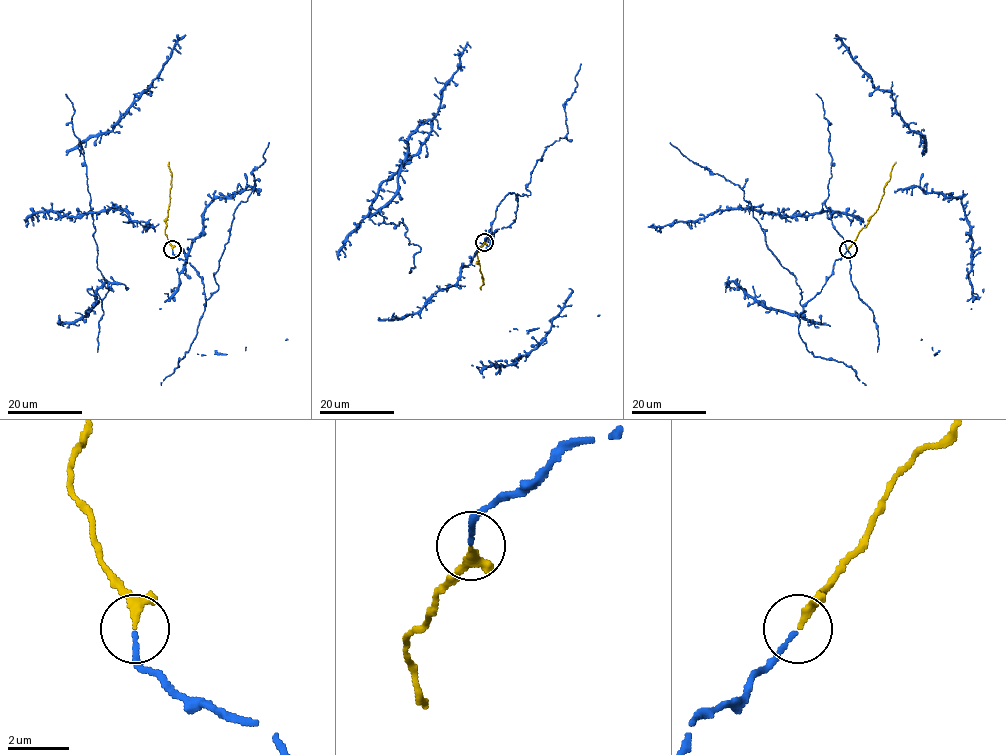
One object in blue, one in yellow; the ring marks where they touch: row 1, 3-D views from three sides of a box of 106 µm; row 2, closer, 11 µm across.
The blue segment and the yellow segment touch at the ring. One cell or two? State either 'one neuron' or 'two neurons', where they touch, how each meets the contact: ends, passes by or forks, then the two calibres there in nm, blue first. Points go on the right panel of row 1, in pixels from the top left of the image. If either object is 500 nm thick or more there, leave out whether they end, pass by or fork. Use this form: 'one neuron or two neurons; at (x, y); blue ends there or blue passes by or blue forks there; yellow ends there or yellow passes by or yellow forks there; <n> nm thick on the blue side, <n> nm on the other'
one neuron; at (848, 249); blue ends there; yellow passes by; 140 nm thick on the blue side, 170 nm on the other

